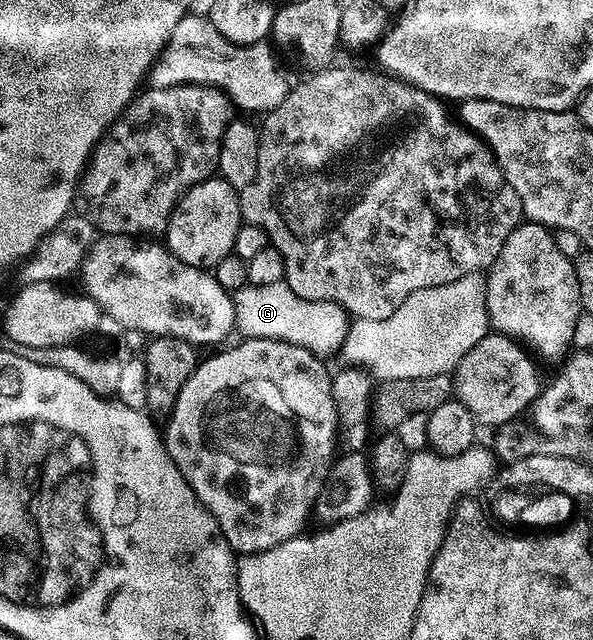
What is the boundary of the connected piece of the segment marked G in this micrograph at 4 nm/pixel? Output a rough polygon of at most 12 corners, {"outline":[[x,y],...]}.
{"outline":[[285,281],[233,291],[243,339],[337,355],[351,319]]}

